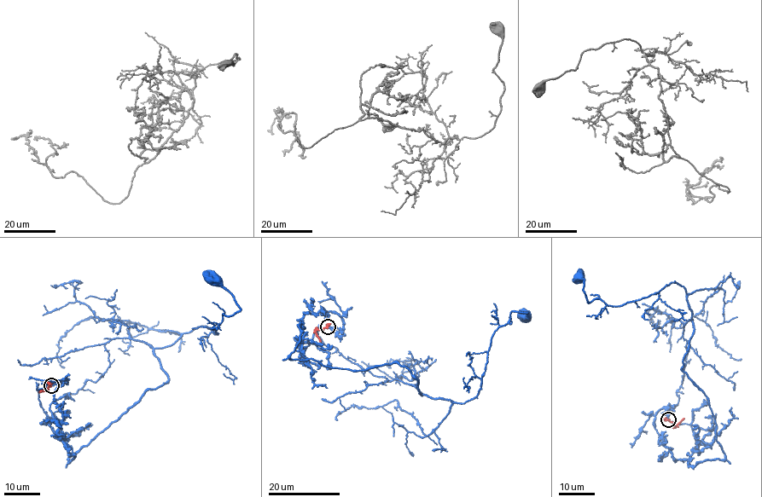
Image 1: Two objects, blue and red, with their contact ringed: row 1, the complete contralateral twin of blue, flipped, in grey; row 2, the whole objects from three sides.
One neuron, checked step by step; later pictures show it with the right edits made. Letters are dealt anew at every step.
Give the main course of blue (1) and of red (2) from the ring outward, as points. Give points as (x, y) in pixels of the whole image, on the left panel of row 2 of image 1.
1: (51, 385), (64, 378), (70, 461), (168, 380), (154, 350), (218, 334), (240, 309), (212, 277)
2: (51, 385), (47, 390), (41, 390), (49, 391)

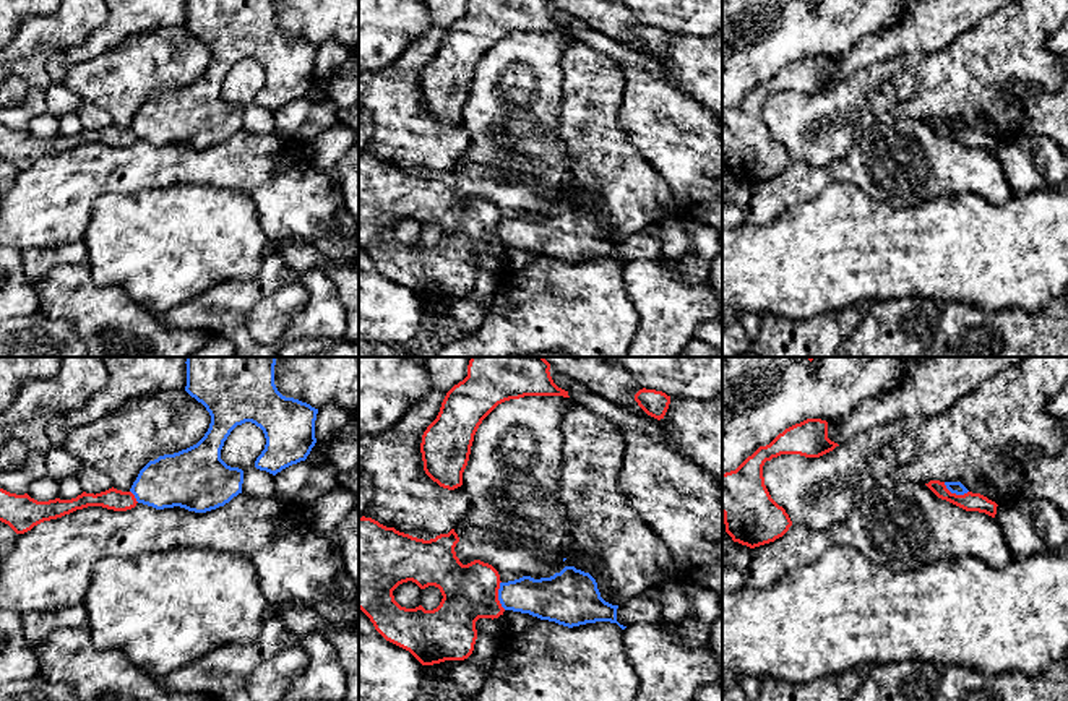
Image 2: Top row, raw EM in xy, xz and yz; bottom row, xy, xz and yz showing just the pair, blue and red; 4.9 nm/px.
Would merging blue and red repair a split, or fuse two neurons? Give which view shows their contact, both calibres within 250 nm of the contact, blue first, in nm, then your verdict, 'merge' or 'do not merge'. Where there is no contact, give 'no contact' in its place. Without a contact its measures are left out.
meets blue in xz; 200 nm thick on the blue side, 280 nm on the other; do not merge

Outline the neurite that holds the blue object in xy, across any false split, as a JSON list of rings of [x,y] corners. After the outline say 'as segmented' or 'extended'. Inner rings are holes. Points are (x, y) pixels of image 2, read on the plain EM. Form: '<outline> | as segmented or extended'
[[[187,0],[185,28],[201,39],[211,52],[205,73],[193,83],[149,97],[138,110],[130,128],[138,140],[156,146],[180,143],[206,149],[224,143],[242,130],[243,107],[221,96],[221,86],[230,68],[252,58],[265,70],[266,81],[255,104],[273,112],[305,97],[317,80],[315,57],[318,45],[294,34],[282,32],[274,21],[276,0]]] | as segmented

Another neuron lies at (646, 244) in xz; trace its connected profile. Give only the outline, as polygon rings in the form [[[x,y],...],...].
[[[649,224],[643,230],[618,242],[617,258],[623,263],[661,258],[662,224]]]

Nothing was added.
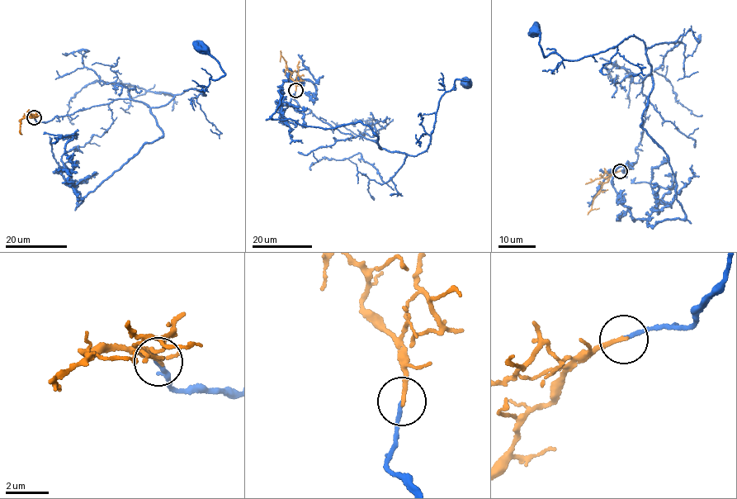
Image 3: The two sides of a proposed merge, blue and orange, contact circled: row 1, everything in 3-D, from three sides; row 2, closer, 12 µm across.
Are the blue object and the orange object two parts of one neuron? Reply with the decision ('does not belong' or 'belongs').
belongs

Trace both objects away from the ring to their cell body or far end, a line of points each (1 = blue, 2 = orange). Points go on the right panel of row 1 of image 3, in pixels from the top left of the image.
1: (620, 170), (636, 163), (642, 136), (644, 42), (631, 35), (569, 60), (545, 58), (532, 30)
2: (620, 170), (609, 176), (595, 196), (591, 208), (599, 208)

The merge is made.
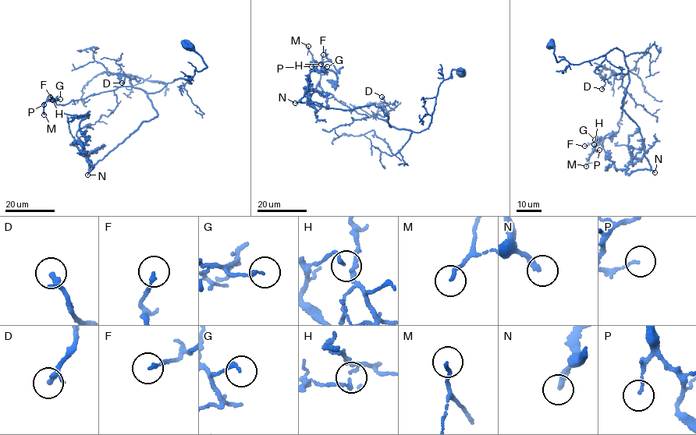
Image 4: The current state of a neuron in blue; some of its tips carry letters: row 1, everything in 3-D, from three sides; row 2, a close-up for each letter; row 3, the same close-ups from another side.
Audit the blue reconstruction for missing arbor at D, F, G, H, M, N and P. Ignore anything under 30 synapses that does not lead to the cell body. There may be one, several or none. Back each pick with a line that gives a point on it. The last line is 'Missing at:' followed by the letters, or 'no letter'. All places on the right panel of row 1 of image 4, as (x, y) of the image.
D: at (601, 89)
N: at (655, 172)
Missing at: D, N

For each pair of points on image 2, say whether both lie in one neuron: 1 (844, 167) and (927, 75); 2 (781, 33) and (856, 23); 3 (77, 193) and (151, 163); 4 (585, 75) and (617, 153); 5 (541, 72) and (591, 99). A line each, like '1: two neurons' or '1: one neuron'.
1: two neurons
2: one neuron
3: one neuron
4: one neuron
5: two neurons

